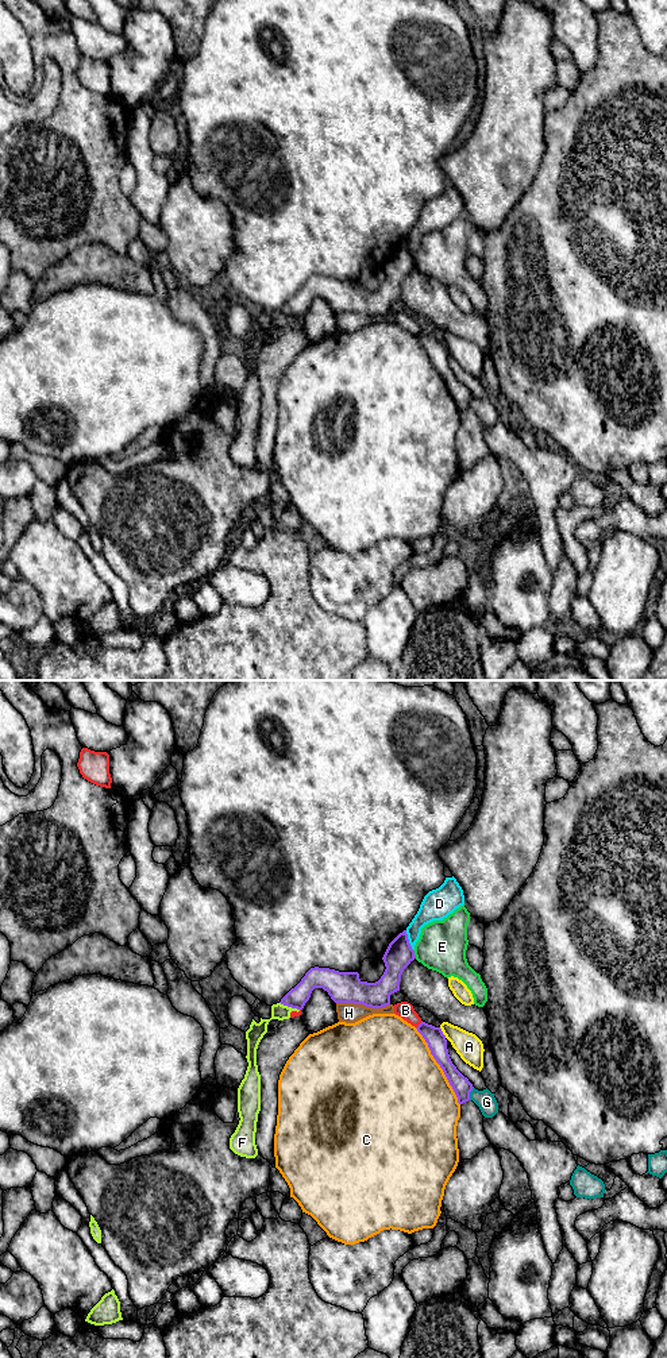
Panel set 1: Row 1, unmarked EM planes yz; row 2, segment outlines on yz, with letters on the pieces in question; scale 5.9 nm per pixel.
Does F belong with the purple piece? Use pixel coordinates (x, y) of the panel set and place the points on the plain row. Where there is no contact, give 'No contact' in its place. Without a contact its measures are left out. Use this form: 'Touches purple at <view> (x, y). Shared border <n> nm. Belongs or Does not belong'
Touches purple at yz (289, 315). Shared border 130 nm. Does not belong

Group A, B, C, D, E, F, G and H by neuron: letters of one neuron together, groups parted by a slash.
A / B F / C / D / E / G / H

